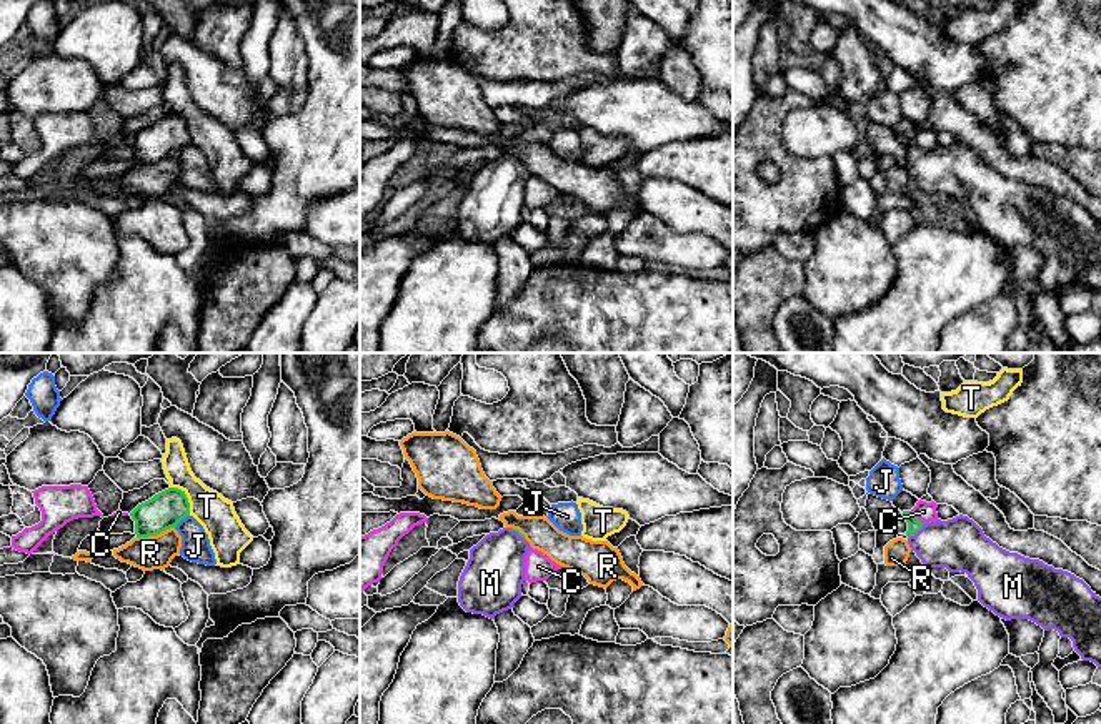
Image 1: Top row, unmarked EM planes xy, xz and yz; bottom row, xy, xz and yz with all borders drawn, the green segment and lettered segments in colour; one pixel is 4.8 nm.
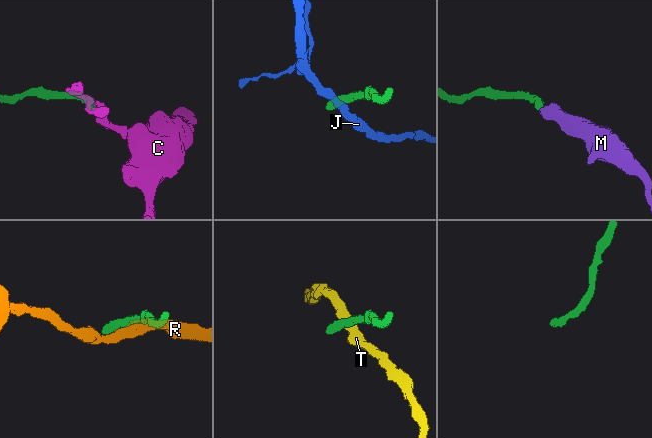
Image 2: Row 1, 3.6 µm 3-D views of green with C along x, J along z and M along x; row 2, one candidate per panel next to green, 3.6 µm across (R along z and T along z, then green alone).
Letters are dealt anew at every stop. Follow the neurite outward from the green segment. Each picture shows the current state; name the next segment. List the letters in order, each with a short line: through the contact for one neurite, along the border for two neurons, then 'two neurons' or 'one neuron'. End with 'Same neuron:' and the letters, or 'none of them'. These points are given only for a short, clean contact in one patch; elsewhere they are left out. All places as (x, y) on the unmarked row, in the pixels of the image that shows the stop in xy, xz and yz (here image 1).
C: two neurons
J: line xy (189, 142), (175, 155); two neurons
M: line yz (913, 152), (916, 158), (936, 172), (958, 172); one neuron
R: line xy (174, 153), (137, 165); two neurons
T: line xy (170, 114), (177, 114), (185, 122), (190, 142); two neurons
Same neuron: M

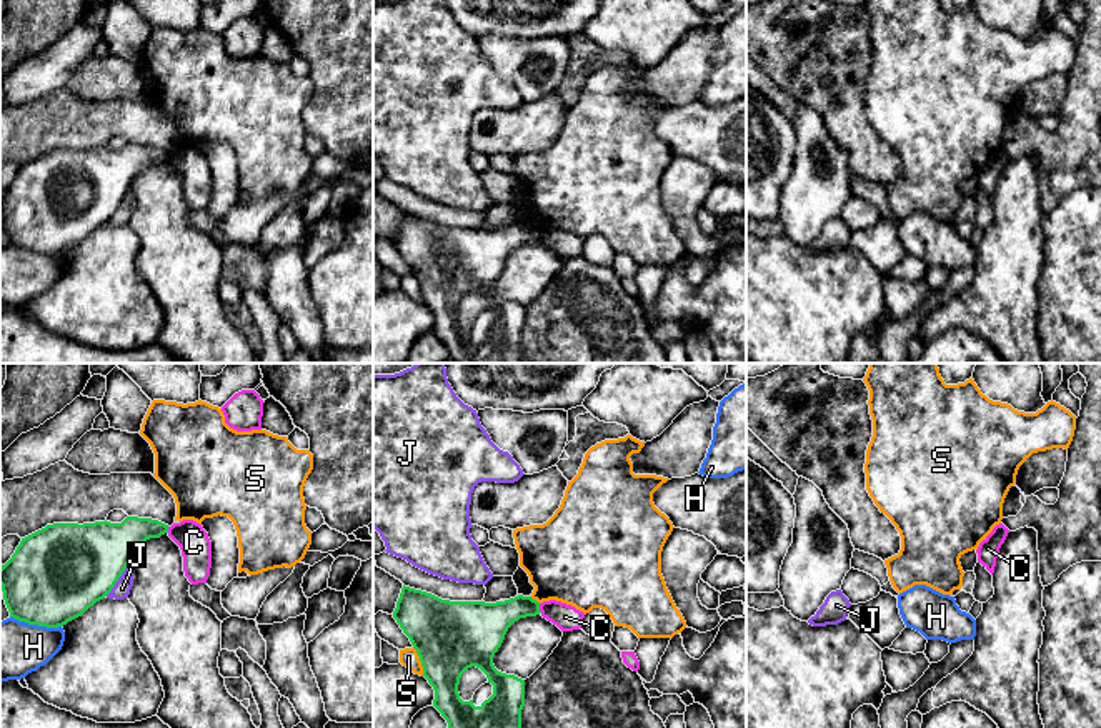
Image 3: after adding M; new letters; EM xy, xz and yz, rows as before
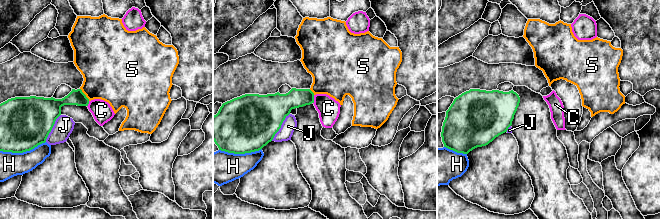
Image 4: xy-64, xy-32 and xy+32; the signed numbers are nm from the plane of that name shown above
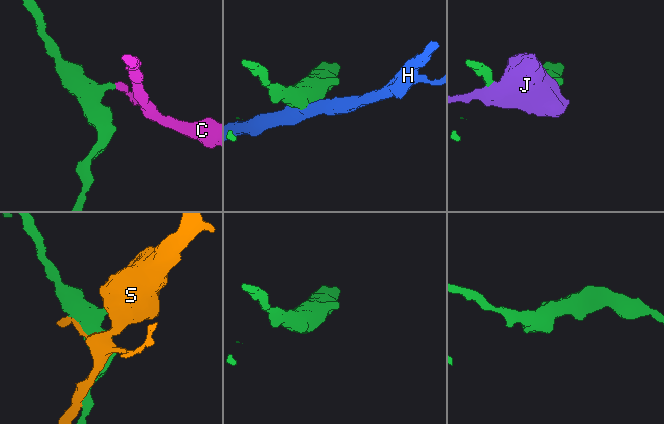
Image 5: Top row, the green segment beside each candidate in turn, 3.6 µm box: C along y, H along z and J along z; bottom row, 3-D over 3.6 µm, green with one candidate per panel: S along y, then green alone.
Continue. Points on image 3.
C: line xz (538, 230), (542, 239); two neurons
H: two neurons
J: two neurons
S: two neurons
Same neuron: none of them

